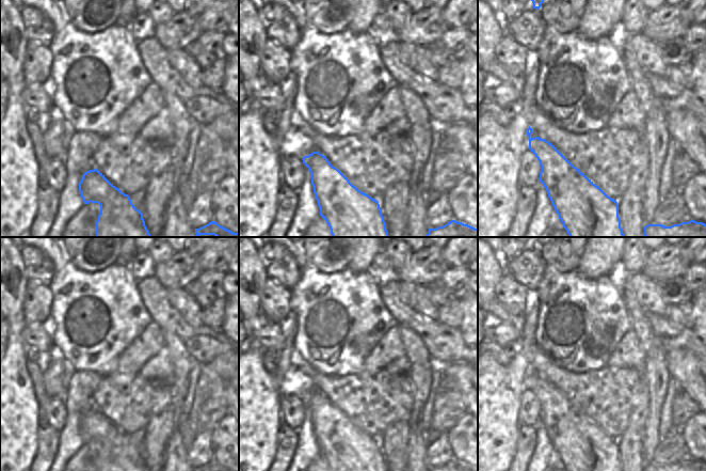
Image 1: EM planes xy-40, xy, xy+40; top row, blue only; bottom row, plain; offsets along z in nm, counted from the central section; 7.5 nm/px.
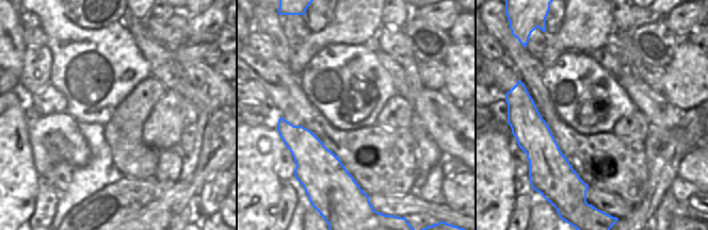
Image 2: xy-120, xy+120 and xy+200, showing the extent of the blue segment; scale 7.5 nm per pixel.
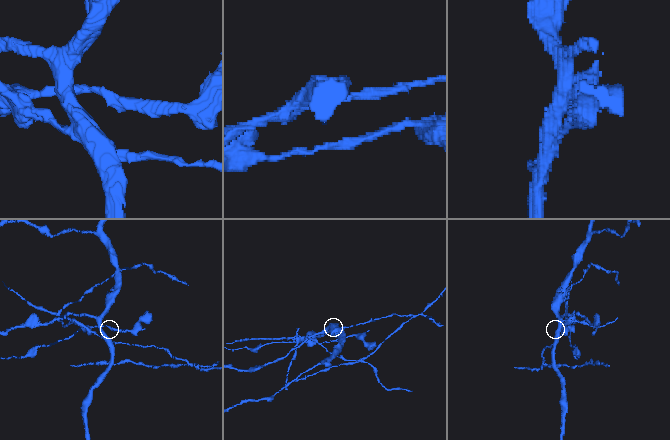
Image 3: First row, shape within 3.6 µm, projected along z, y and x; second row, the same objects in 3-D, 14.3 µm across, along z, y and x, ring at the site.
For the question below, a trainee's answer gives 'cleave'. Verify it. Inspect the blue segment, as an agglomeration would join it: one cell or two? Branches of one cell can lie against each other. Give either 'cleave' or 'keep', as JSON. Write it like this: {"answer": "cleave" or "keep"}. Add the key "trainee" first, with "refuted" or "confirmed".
{"trainee": "confirmed", "answer": "cleave"}

